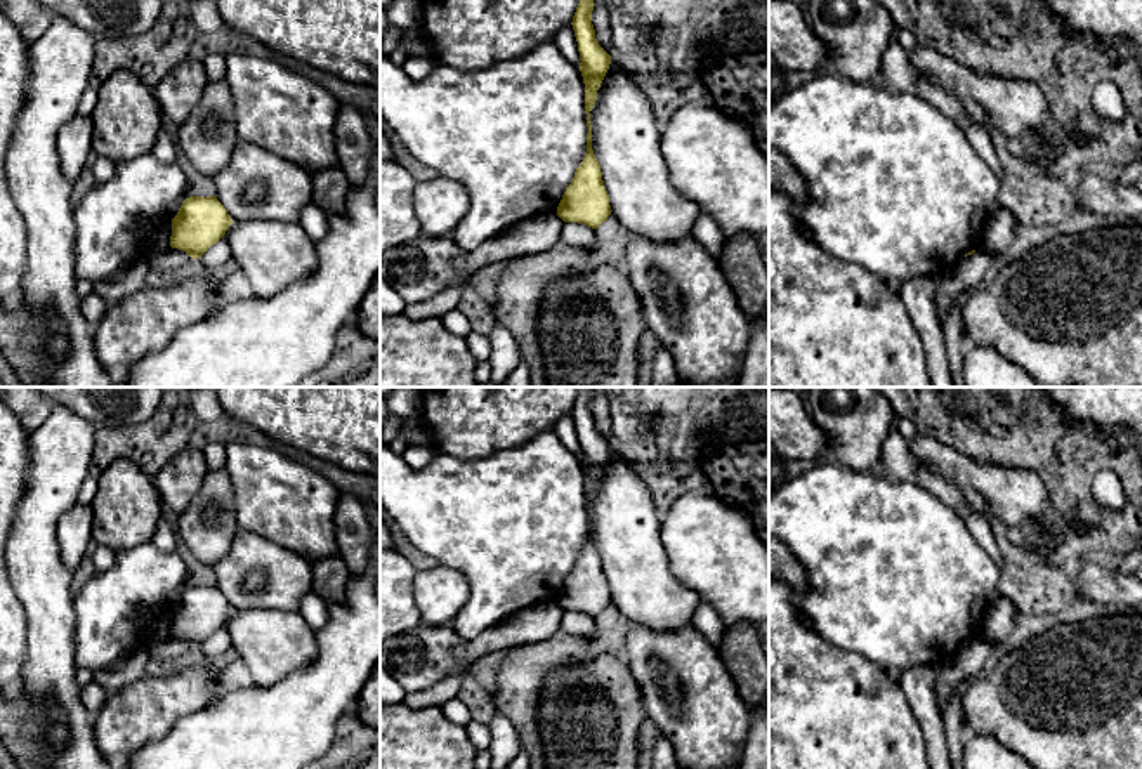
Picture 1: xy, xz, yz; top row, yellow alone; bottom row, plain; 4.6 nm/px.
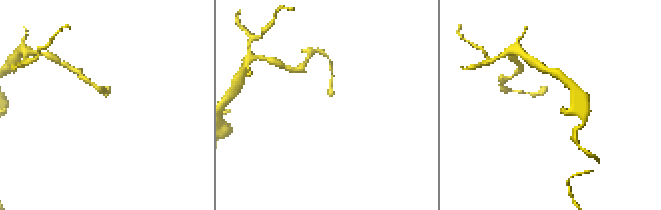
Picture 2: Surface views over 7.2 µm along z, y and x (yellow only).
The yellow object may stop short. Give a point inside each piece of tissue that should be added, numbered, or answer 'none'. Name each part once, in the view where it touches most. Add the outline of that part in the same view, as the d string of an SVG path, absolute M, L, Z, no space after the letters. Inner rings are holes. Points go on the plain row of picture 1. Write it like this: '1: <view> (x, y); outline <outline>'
none

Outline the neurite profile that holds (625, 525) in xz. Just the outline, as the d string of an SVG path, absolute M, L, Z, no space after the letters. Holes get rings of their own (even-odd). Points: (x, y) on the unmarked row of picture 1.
M613 446L590 514L592 538L621 616L656 630L692 625L699 595L670 569L661 516L639 472Z

